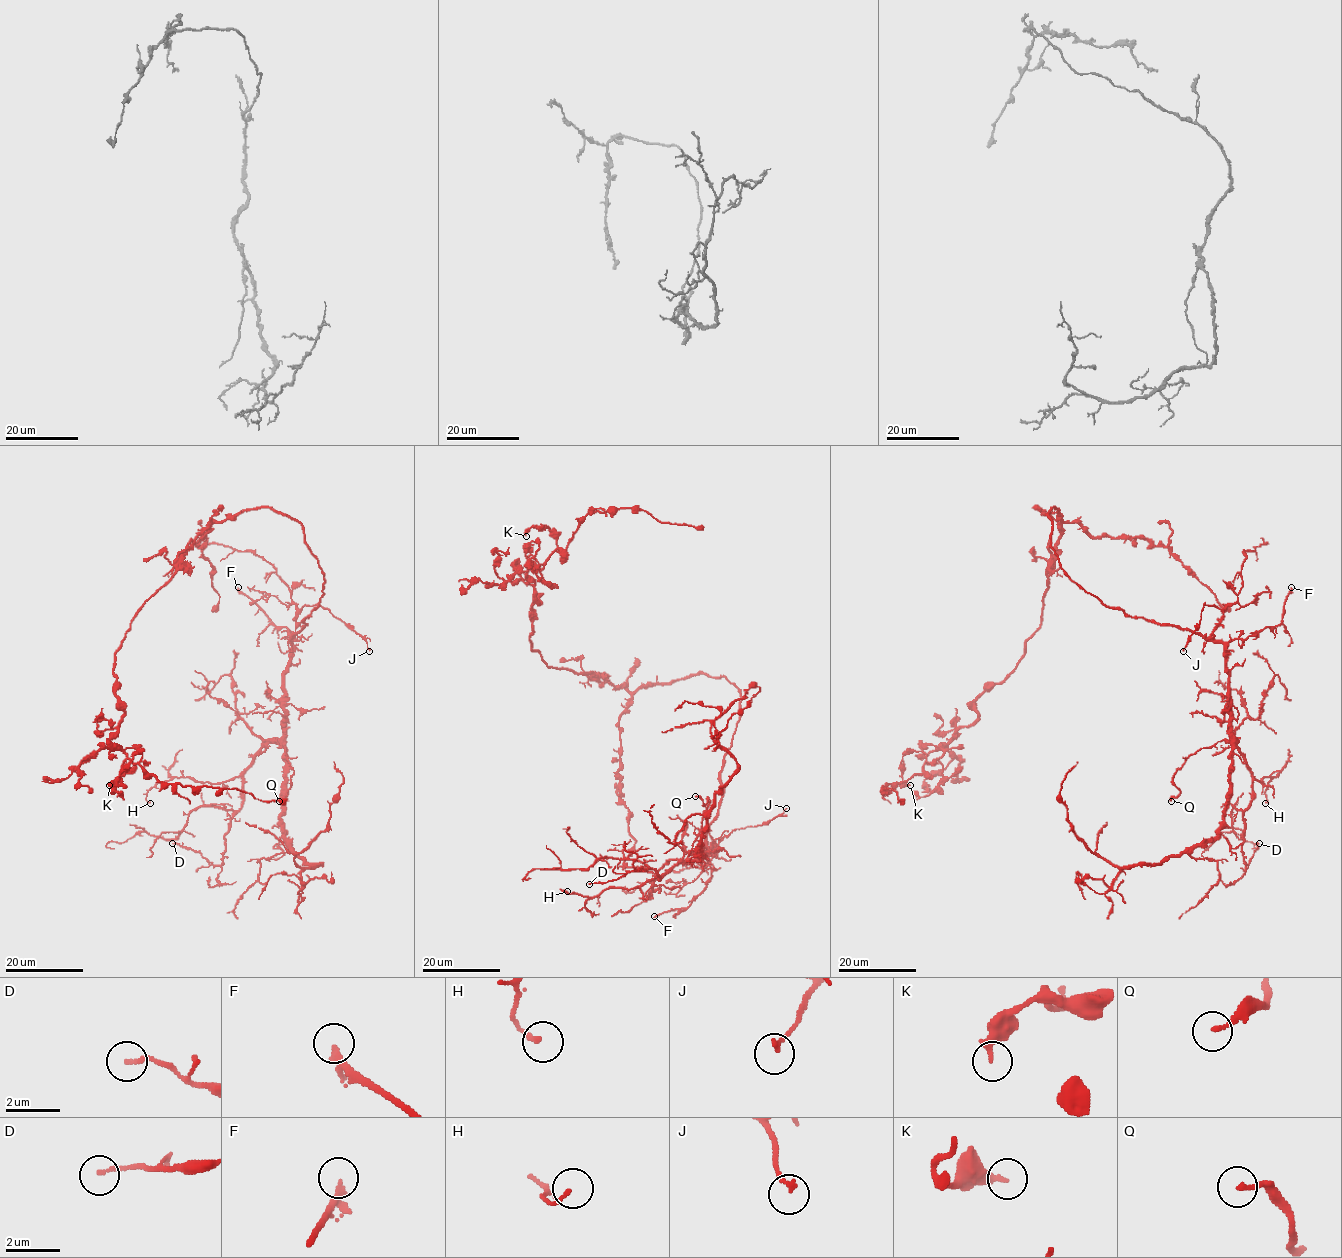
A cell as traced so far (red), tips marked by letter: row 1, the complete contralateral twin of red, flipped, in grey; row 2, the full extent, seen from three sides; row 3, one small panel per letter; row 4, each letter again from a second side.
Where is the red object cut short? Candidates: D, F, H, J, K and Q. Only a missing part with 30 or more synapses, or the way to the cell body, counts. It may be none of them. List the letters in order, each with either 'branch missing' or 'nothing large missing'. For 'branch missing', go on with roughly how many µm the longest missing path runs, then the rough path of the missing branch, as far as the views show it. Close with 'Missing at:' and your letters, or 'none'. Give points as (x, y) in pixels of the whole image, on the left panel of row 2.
D: nothing large missing
F: branch missing | 80 µm | (238, 587), (222, 589), (210, 600), (212, 625), (242, 656), (268, 662), (300, 652), (311, 641), (314, 578)
H: nothing large missing
J: nothing large missing
K: nothing large missing
Q: nothing large missing
Missing at: F

